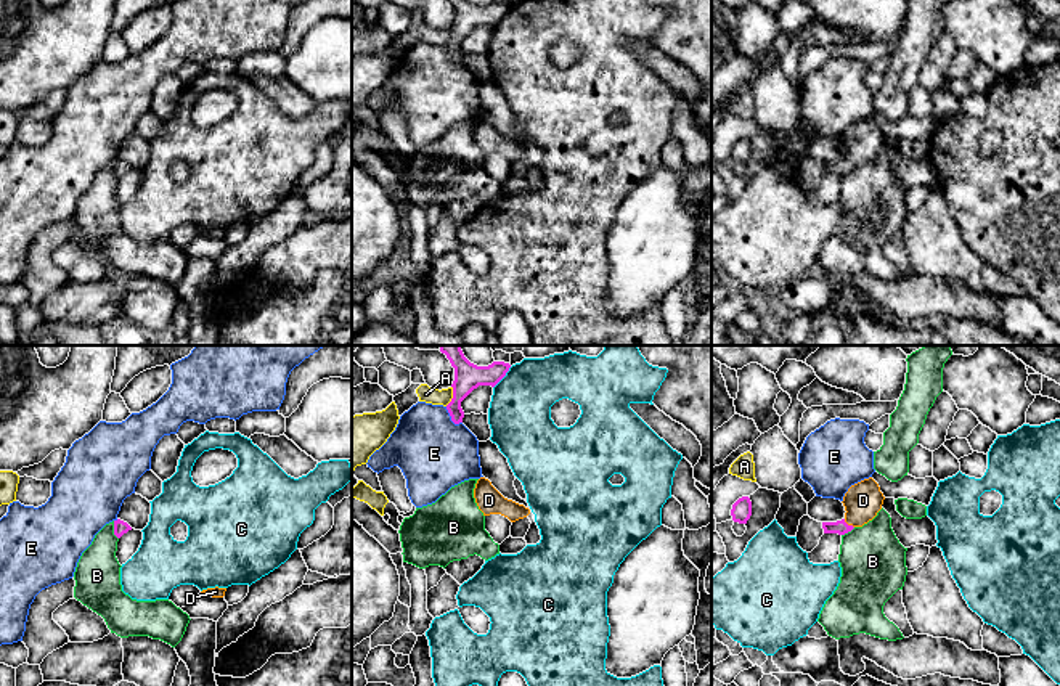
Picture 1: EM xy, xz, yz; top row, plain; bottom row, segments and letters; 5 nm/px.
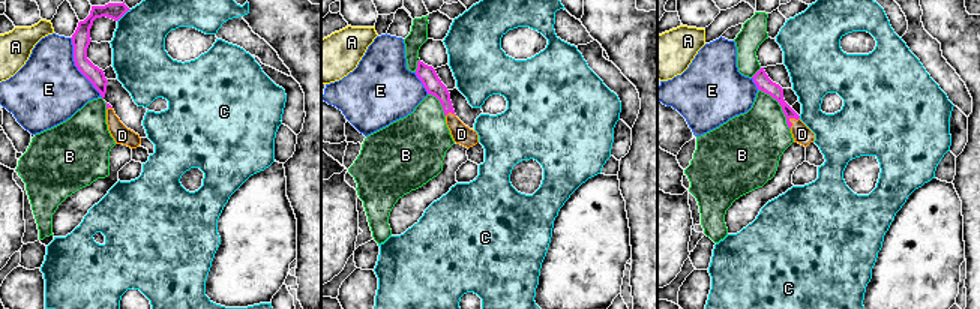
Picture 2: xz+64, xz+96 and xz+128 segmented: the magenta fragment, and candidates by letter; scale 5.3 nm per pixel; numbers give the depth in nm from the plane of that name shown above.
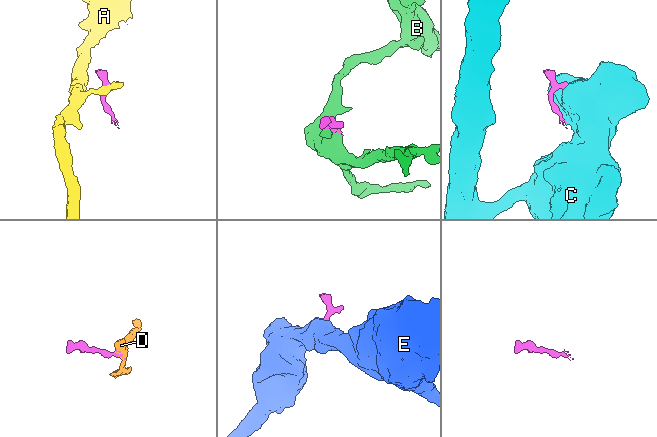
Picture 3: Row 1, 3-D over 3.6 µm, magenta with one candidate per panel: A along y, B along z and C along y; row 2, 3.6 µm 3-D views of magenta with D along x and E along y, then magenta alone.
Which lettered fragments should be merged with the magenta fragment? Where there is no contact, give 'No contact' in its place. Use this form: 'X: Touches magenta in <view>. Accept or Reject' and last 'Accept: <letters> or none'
A: Touches magenta in xz. Reject
B: Touches magenta in xy. Reject
C: Touches magenta in xz. Reject
D: Touches magenta in yz. Accept
E: Touches magenta in xz. Reject
Accept: D

